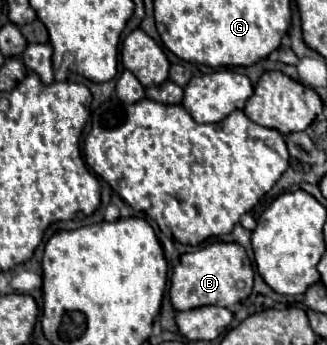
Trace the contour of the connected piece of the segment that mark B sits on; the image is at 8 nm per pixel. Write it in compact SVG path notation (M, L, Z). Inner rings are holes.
M211 243L199 251L185 253L171 277L171 303L177 311L189 311L203 305L233 307L245 301L253 289L253 267L239 243Z

